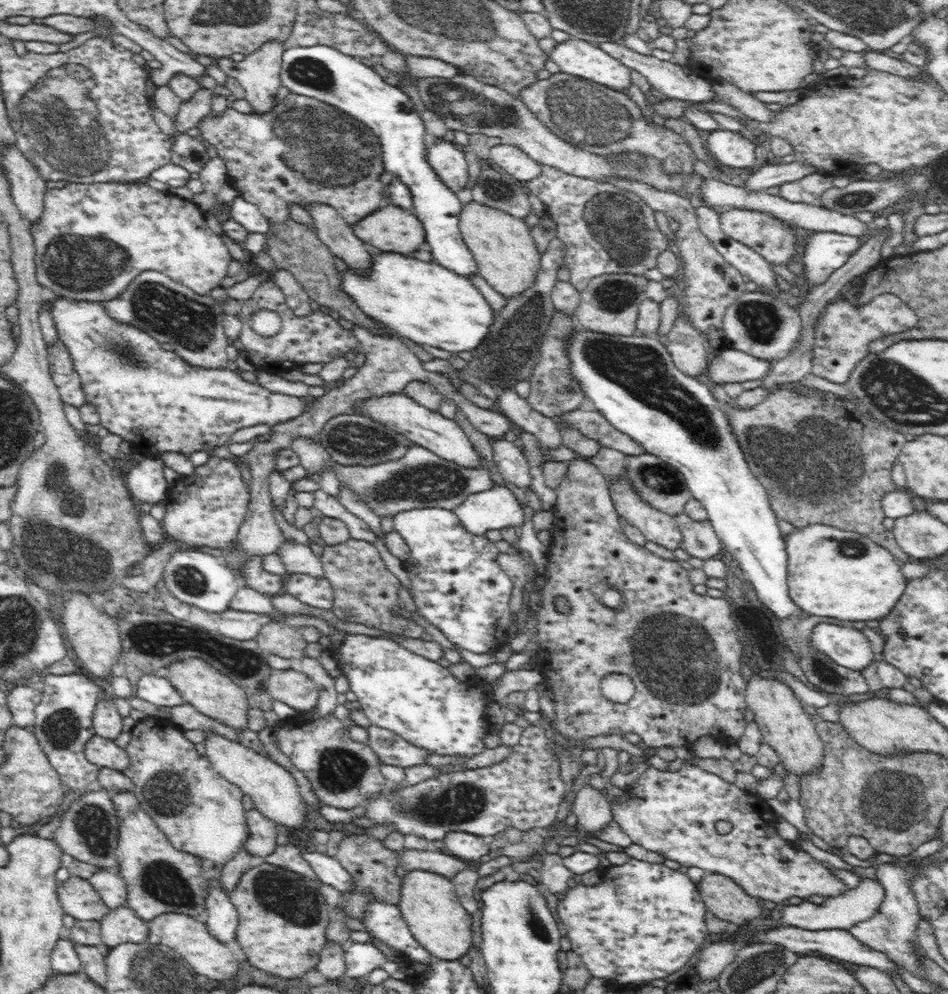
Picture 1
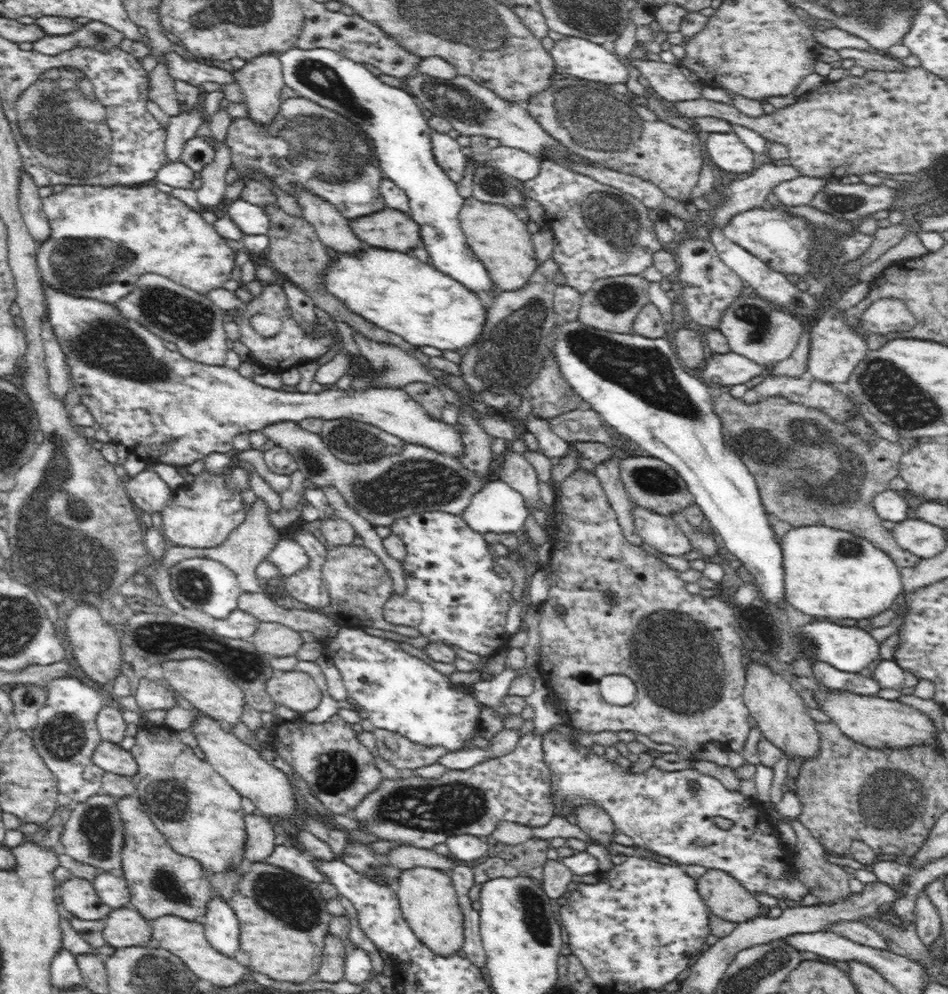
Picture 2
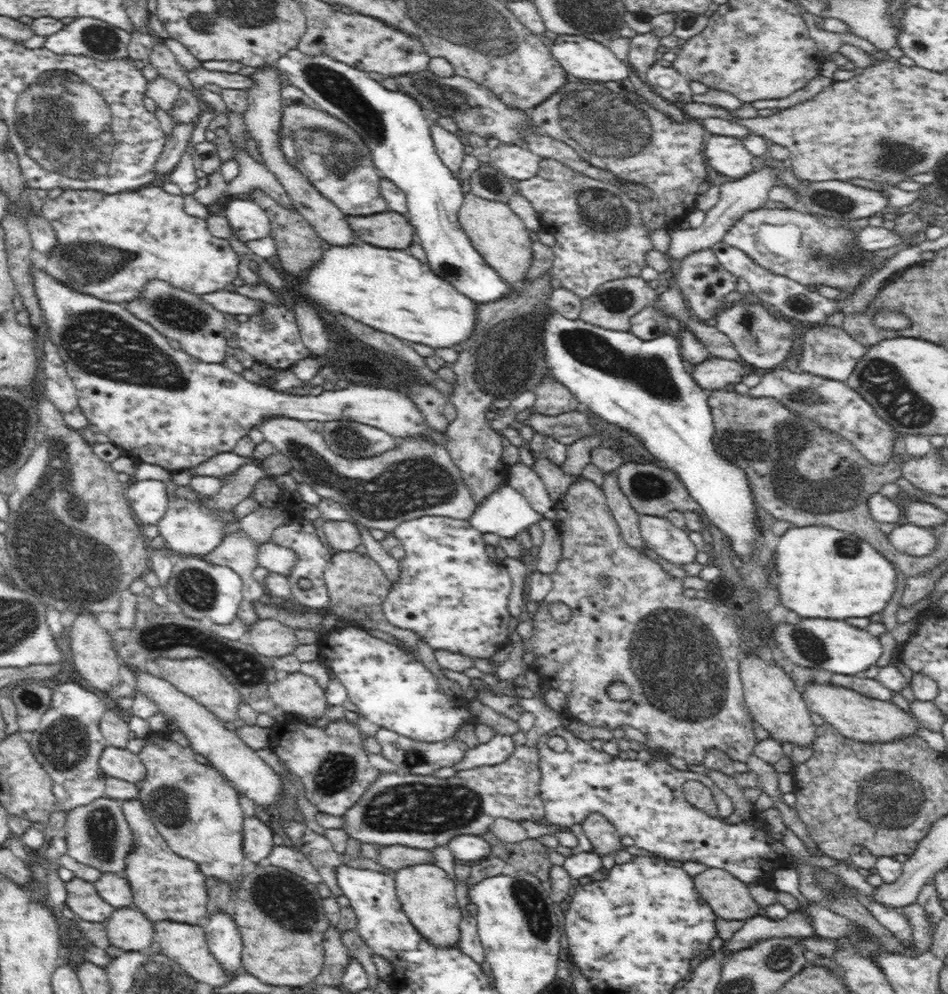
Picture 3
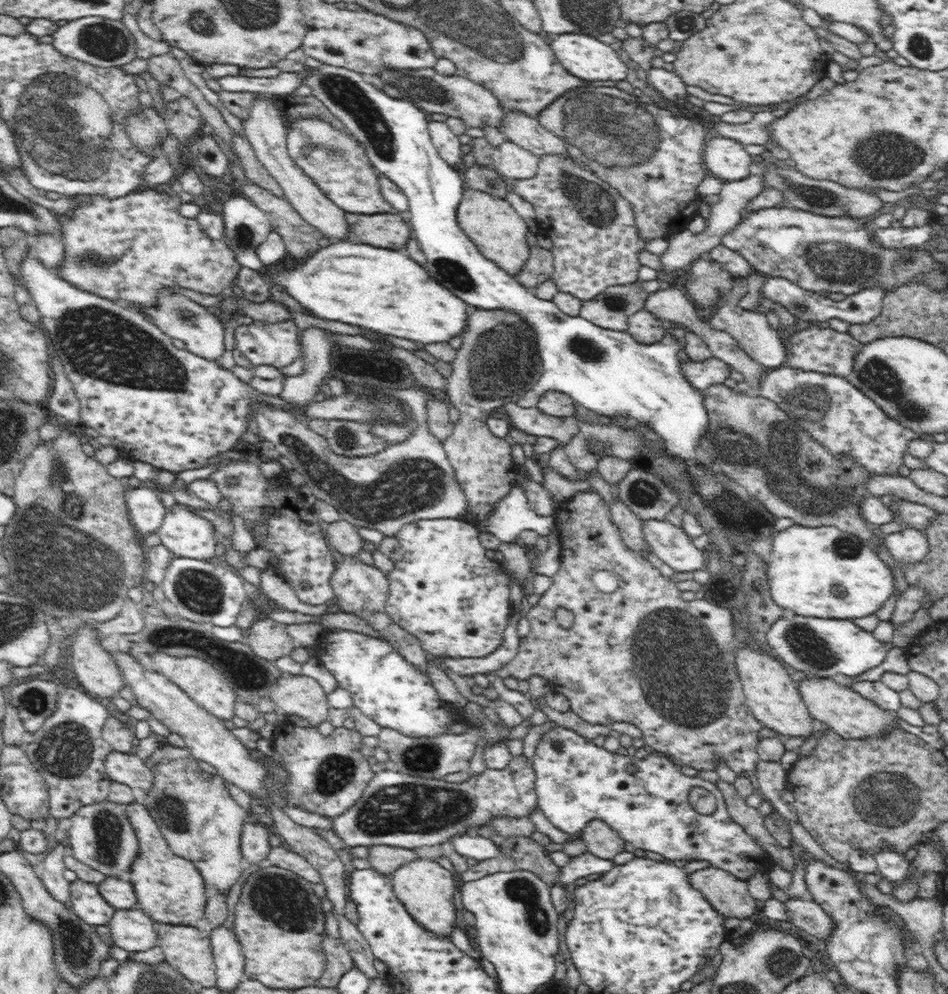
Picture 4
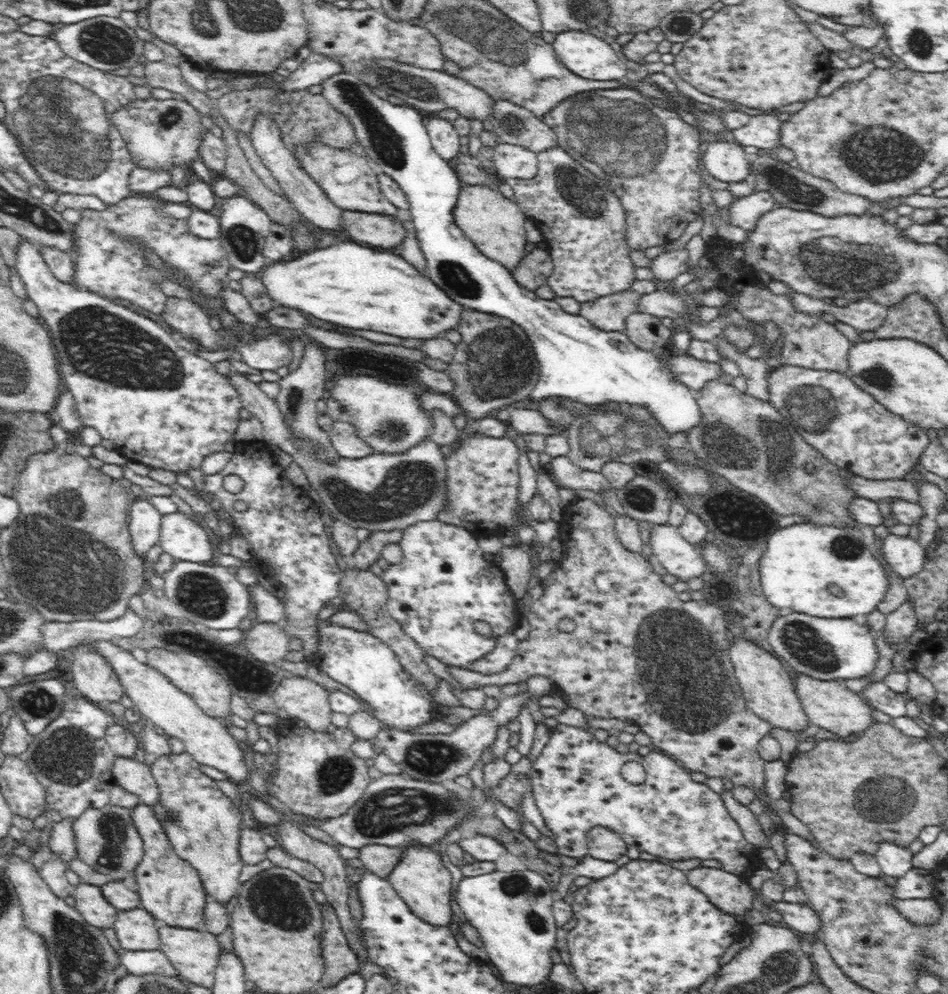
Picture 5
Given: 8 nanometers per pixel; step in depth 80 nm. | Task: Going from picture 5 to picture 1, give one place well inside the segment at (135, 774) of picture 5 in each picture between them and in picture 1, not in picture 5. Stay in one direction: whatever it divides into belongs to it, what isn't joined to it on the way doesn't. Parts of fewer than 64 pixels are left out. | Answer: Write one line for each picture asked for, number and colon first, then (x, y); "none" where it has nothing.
1: (100, 751)
2: (111, 757)
3: (117, 762)
4: (127, 768)

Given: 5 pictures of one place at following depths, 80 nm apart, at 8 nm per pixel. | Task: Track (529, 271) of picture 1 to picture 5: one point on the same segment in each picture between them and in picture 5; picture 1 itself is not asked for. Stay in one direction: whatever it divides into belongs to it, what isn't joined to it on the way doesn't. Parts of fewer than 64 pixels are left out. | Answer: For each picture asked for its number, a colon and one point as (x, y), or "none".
2: (501, 240)
3: (494, 230)
4: (499, 233)
5: (495, 225)

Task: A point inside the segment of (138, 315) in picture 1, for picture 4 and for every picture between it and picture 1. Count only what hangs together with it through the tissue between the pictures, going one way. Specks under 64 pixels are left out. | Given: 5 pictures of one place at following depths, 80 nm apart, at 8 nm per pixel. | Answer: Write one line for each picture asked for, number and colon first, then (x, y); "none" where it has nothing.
2: (191, 321)
3: (203, 332)
4: (202, 331)

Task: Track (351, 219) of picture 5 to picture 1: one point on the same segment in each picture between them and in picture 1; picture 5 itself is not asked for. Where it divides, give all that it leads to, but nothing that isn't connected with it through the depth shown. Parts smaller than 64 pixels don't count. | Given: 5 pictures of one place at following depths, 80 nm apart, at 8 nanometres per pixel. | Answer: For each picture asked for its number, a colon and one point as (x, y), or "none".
1: (391, 228)
2: (388, 228)
3: (388, 229)
4: (385, 230)

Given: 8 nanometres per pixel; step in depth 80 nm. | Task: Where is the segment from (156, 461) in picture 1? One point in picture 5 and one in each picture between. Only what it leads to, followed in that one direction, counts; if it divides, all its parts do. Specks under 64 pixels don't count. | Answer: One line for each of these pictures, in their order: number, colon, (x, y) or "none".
2: (150, 493)
3: (148, 499)
4: (147, 512)
5: (145, 520)

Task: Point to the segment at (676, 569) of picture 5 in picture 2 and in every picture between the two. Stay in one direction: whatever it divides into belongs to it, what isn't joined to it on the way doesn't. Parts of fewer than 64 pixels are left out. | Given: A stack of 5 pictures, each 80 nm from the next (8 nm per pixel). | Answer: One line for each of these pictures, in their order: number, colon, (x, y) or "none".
2: (658, 530)
3: (672, 543)
4: (671, 545)

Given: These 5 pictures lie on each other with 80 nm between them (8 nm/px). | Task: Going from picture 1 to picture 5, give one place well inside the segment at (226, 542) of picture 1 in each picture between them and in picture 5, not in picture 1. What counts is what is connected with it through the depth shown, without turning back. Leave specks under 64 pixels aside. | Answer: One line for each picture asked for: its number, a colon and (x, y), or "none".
2: (201, 514)
3: (188, 526)
4: (186, 534)
5: (185, 538)

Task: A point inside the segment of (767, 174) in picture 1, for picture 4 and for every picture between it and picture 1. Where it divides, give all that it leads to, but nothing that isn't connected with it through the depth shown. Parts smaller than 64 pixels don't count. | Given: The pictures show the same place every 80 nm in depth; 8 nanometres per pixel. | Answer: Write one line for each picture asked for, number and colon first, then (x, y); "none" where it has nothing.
2: (751, 192)
3: (751, 192)
4: (723, 216)

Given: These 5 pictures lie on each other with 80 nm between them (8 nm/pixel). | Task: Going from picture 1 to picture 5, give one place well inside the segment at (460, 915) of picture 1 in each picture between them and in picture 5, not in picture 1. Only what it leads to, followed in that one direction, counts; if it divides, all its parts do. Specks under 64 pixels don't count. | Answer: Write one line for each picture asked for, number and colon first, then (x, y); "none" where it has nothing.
2: (427, 897)
3: (428, 896)
4: (426, 889)
5: (421, 880)

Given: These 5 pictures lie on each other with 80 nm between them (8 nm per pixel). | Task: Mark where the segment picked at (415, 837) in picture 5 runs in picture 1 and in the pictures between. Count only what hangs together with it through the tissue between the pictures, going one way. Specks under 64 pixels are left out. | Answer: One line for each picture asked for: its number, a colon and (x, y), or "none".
1: (525, 790)
2: (515, 787)
3: (419, 811)
4: (395, 809)

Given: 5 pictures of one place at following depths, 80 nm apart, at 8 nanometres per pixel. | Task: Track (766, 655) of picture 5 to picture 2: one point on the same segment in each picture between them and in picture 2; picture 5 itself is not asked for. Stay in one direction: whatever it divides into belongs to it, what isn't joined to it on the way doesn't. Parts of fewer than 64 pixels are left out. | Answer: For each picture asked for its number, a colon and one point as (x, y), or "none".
2: (780, 713)
3: (769, 693)
4: (773, 698)

